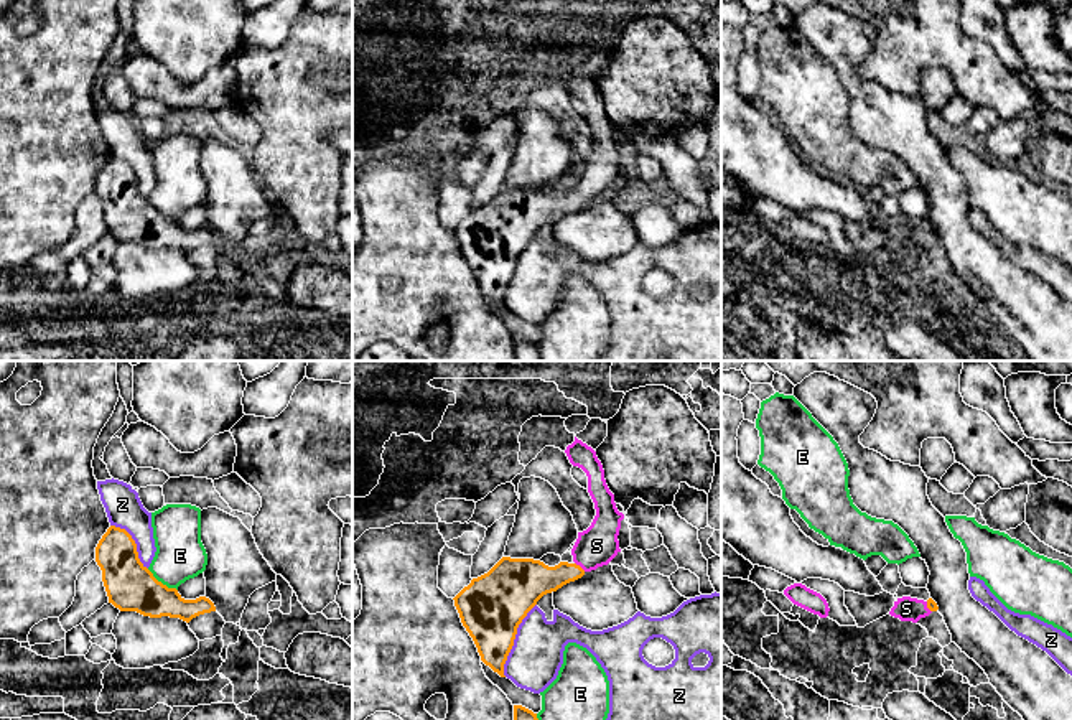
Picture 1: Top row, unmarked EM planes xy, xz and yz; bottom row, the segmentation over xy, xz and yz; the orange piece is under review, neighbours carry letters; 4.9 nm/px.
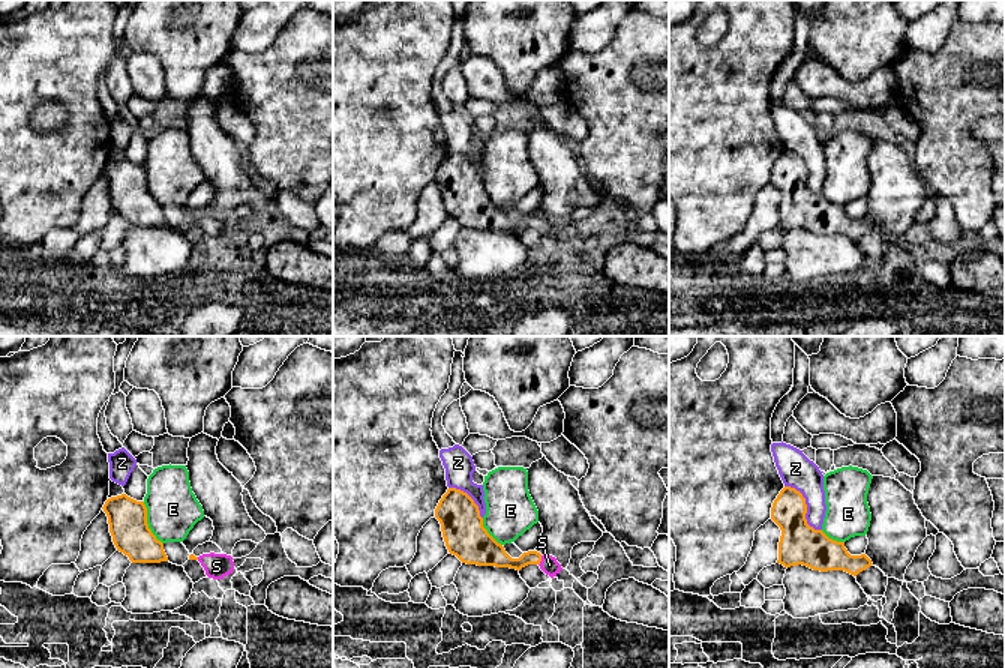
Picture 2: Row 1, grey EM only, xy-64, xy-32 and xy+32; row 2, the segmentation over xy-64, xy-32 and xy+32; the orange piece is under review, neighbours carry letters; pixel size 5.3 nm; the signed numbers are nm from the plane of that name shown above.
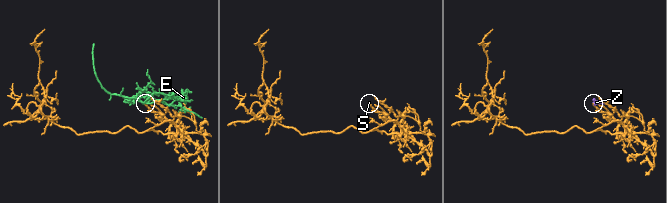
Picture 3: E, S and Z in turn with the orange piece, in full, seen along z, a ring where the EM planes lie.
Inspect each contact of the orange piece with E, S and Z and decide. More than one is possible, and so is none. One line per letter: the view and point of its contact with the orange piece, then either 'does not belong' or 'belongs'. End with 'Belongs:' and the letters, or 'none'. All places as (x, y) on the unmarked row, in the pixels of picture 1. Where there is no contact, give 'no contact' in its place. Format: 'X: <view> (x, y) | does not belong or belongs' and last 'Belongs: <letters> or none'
E: xy (160, 213) | does not belong
S: xz (578, 196) | belongs
Z: xz (514, 269) | does not belong
Belongs: S

